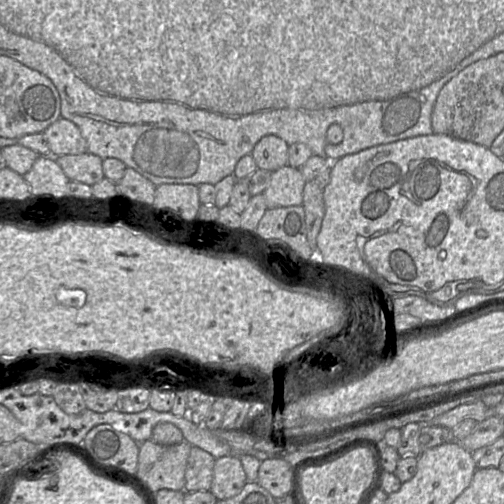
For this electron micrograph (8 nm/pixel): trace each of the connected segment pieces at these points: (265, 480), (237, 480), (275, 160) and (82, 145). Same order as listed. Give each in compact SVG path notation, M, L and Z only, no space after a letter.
M270 458L261 461L257 482L274 498L289 494L292 465L284 459Z
M226 455L215 460L210 491L218 500L237 495L246 483L247 476L238 455Z
M276 135L262 137L254 146L251 155L259 169L274 172L288 165L289 145Z
M60 117L43 134L50 148L50 155L75 155L88 152L87 143L79 128L70 120Z

